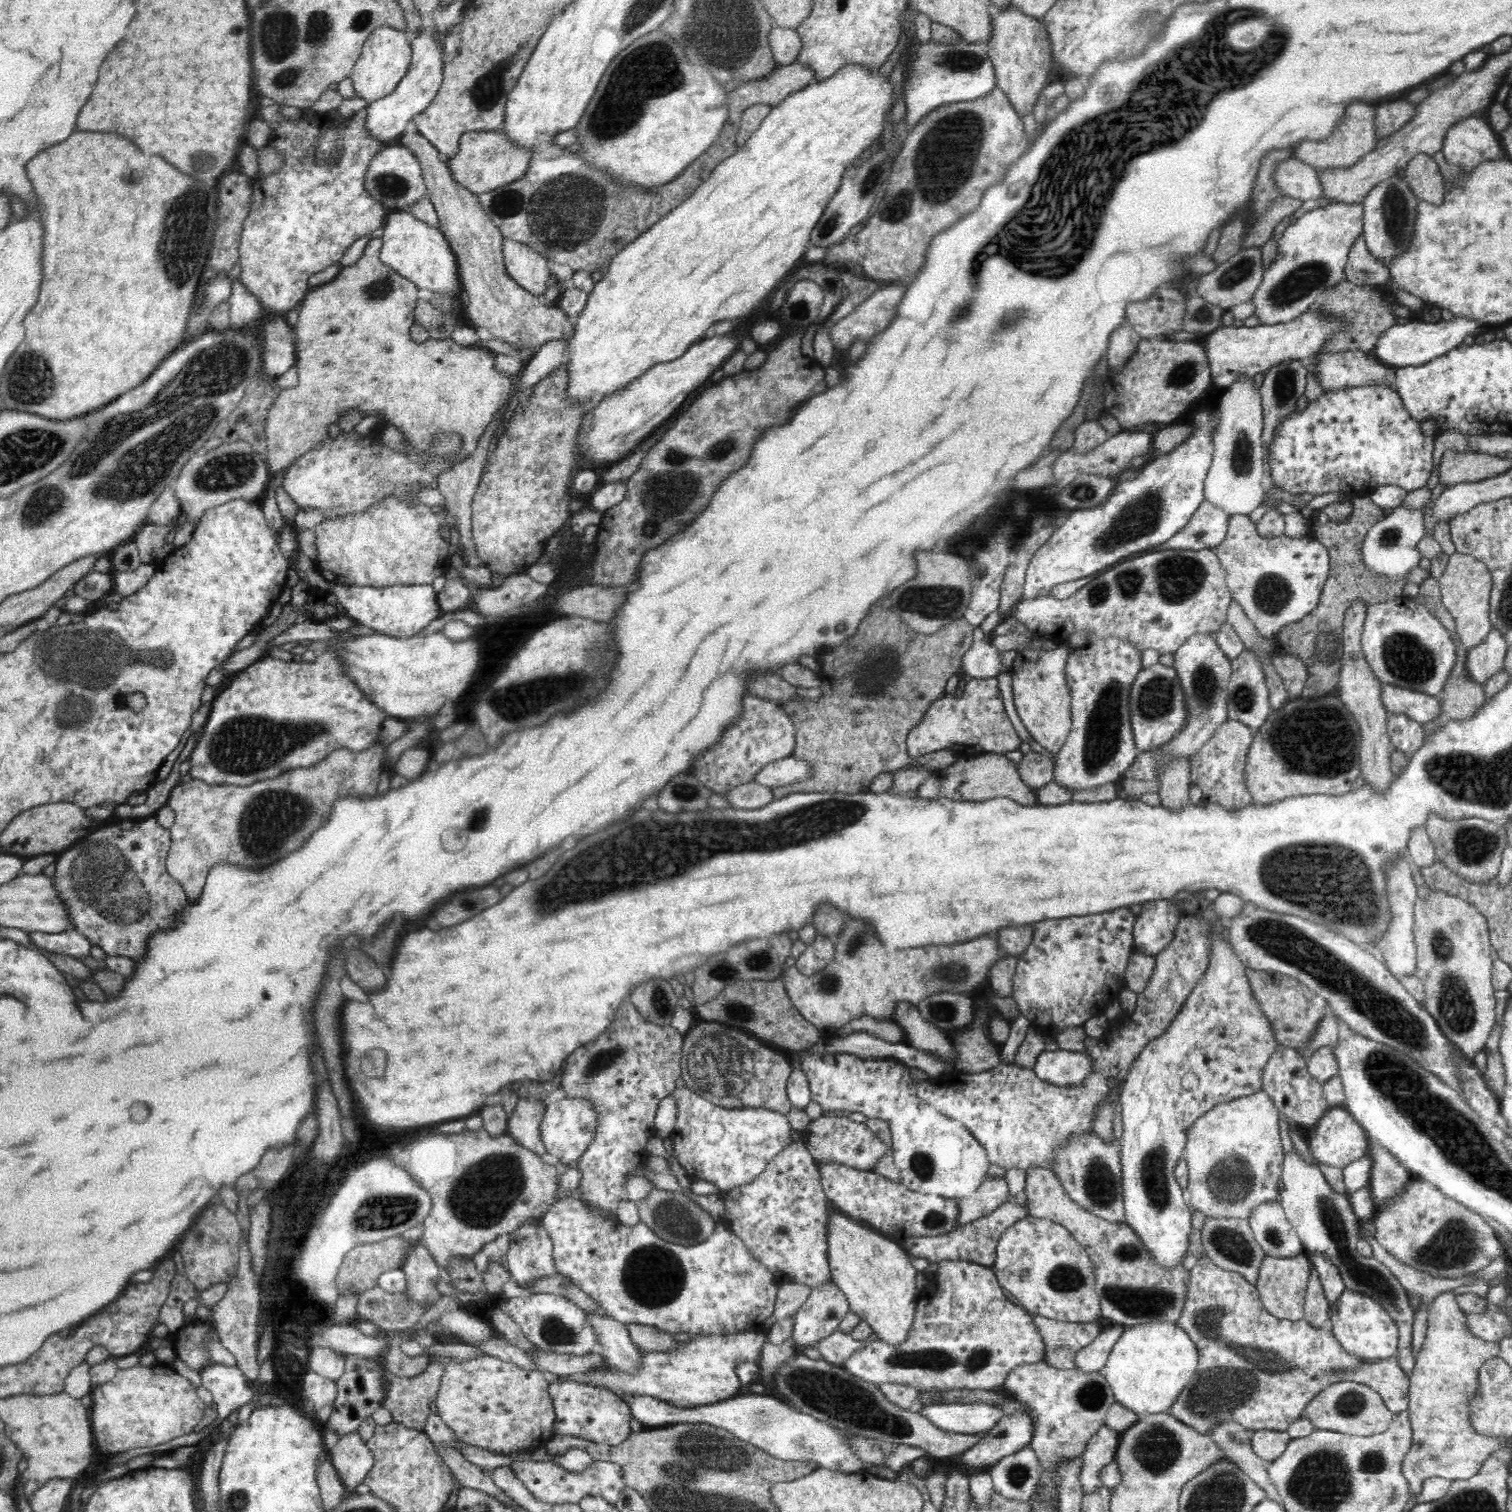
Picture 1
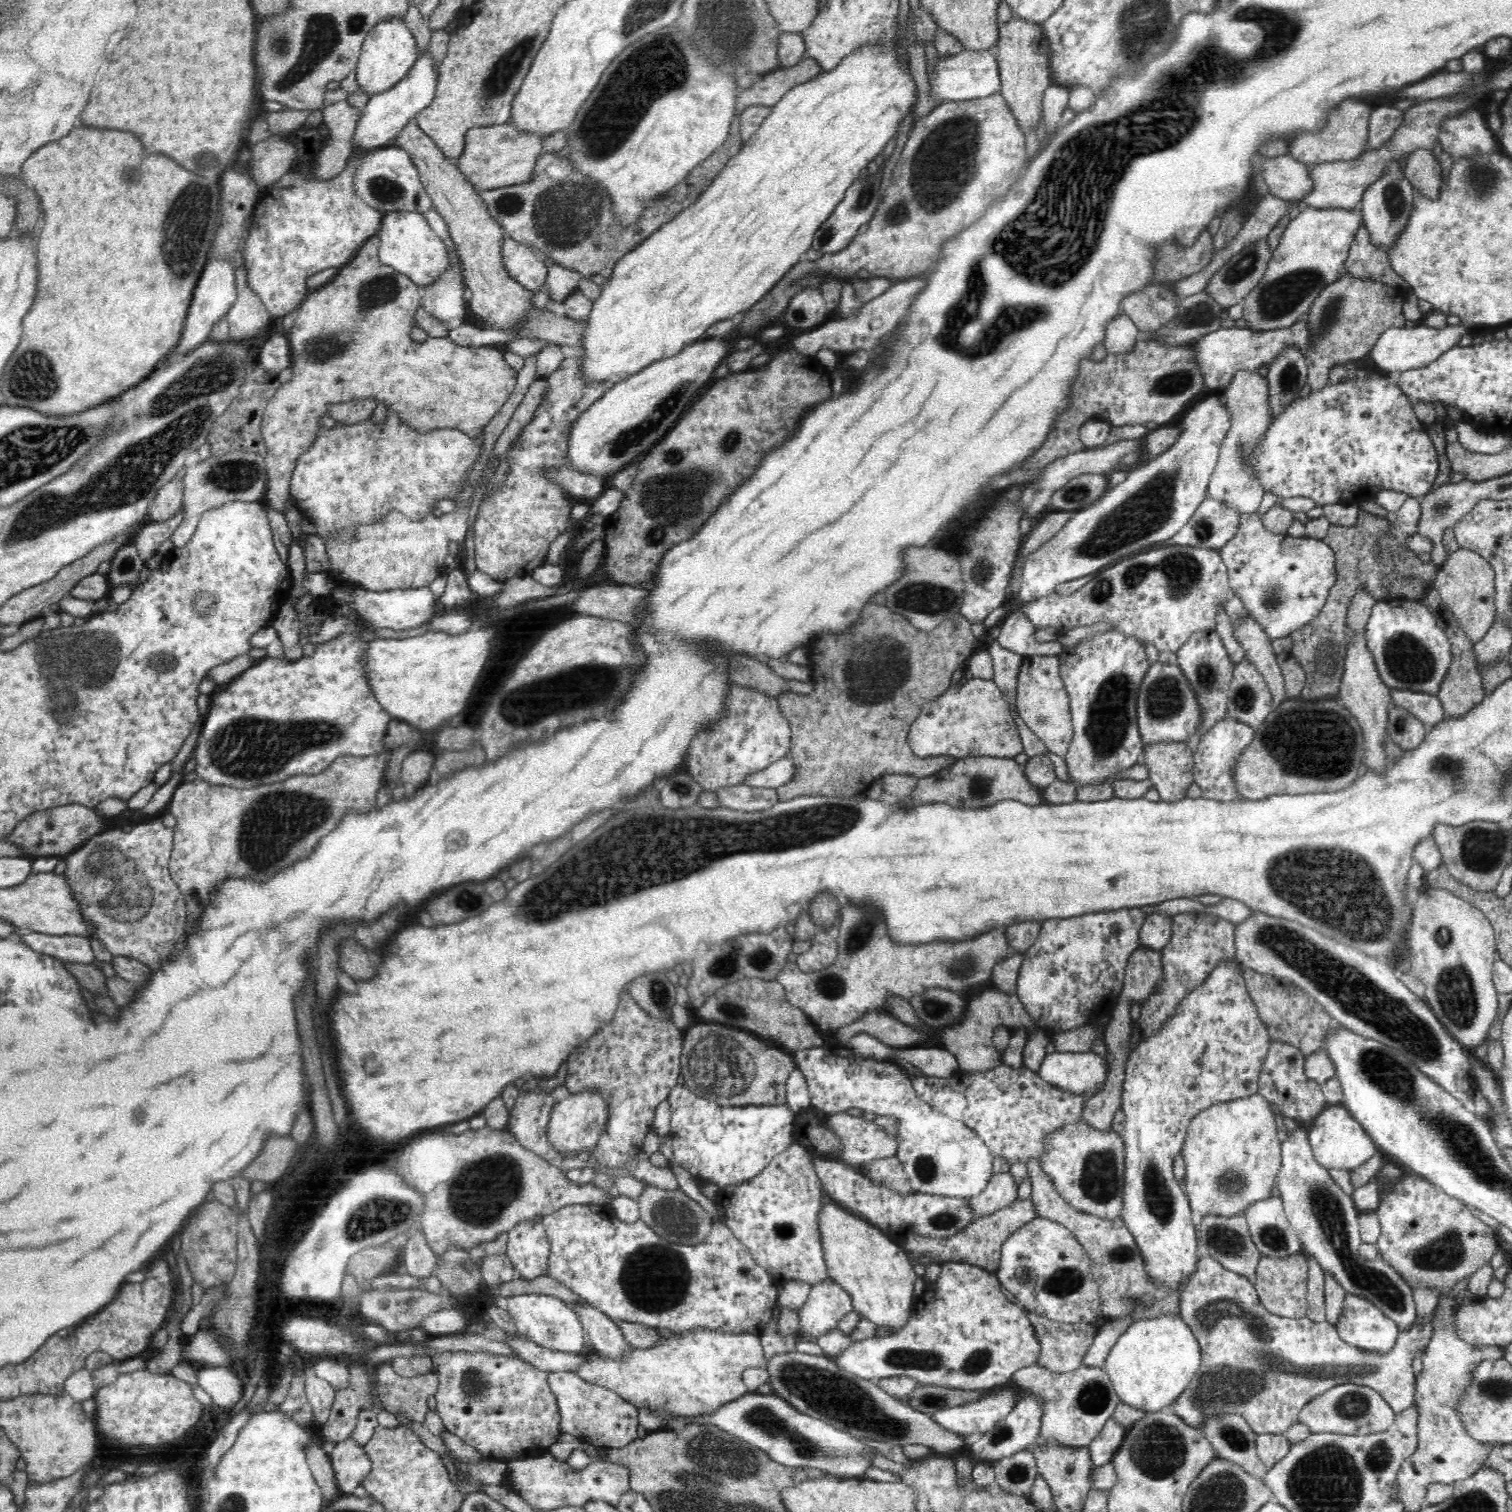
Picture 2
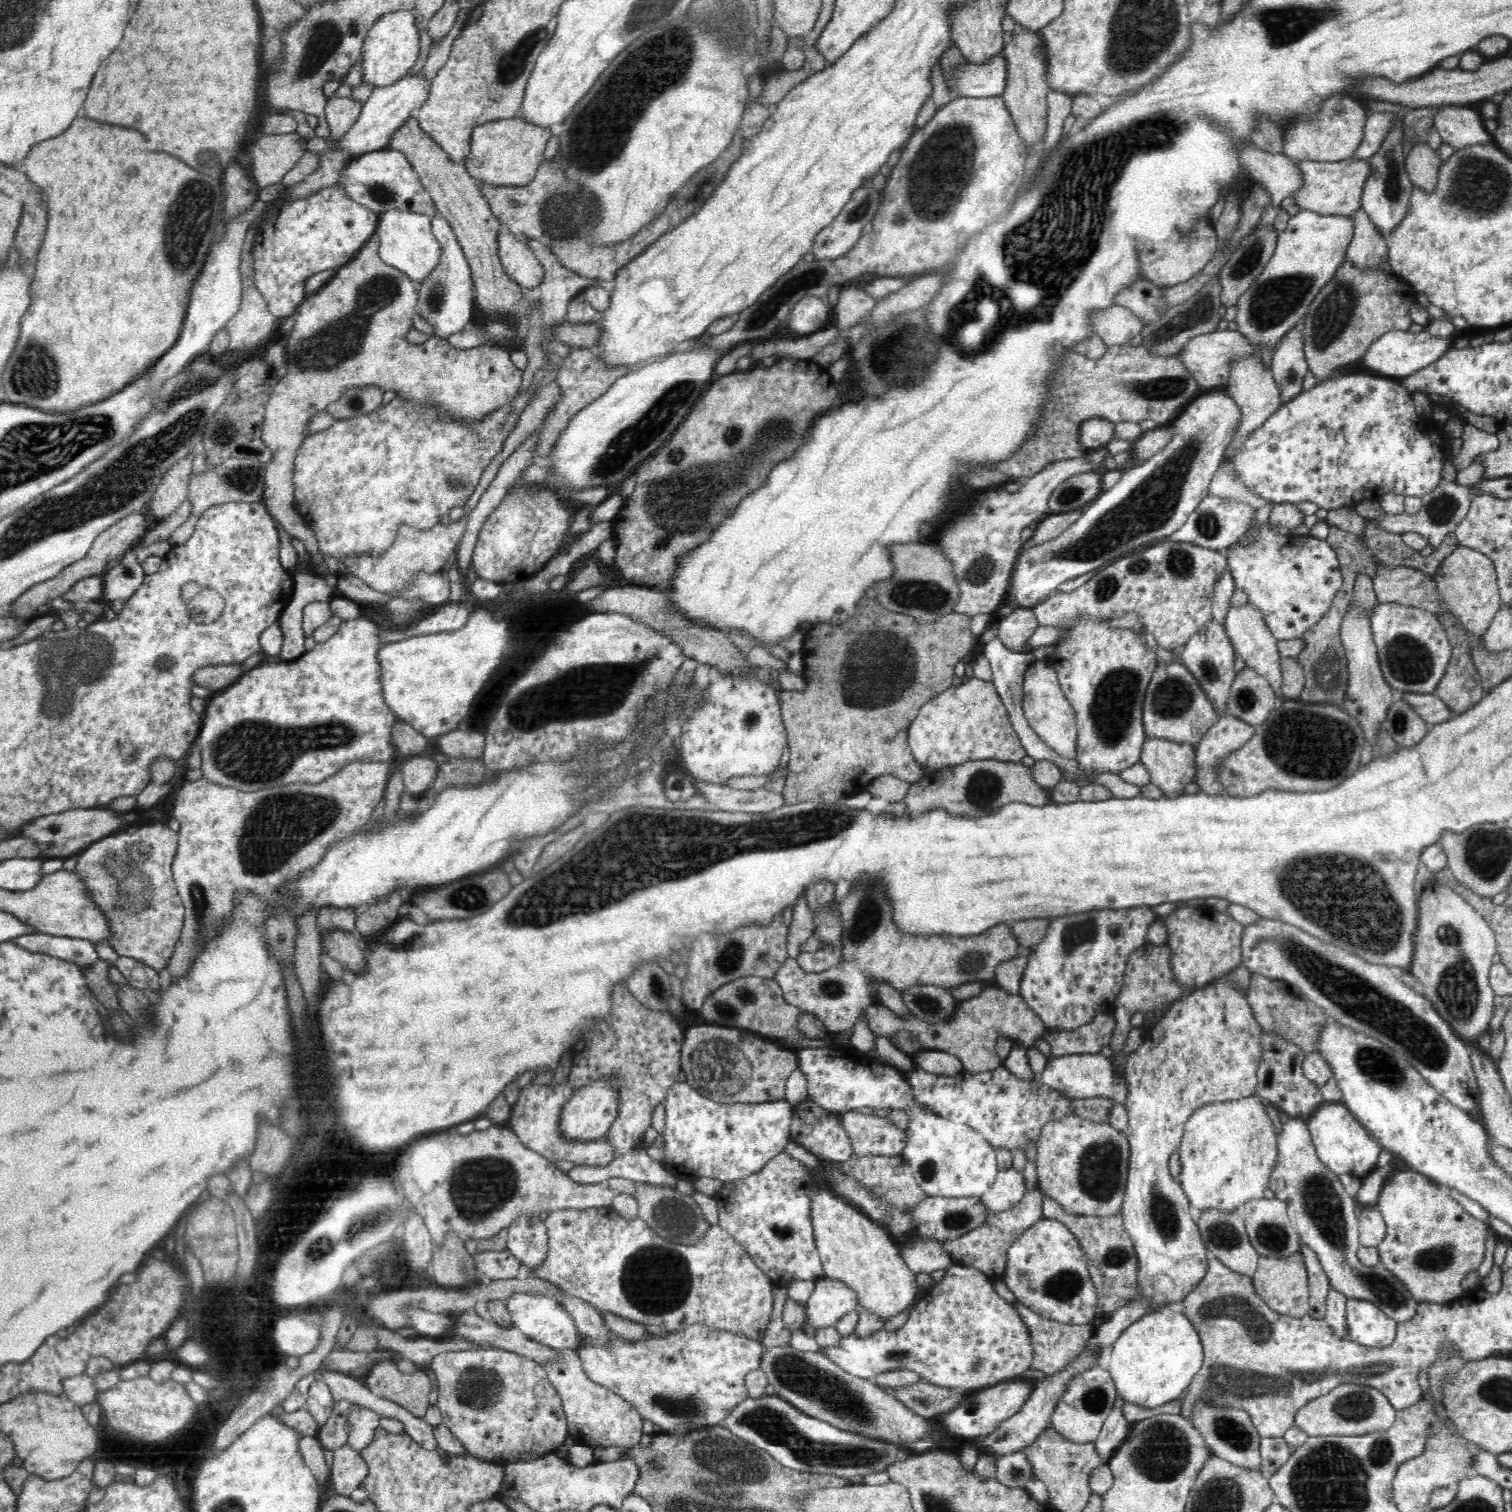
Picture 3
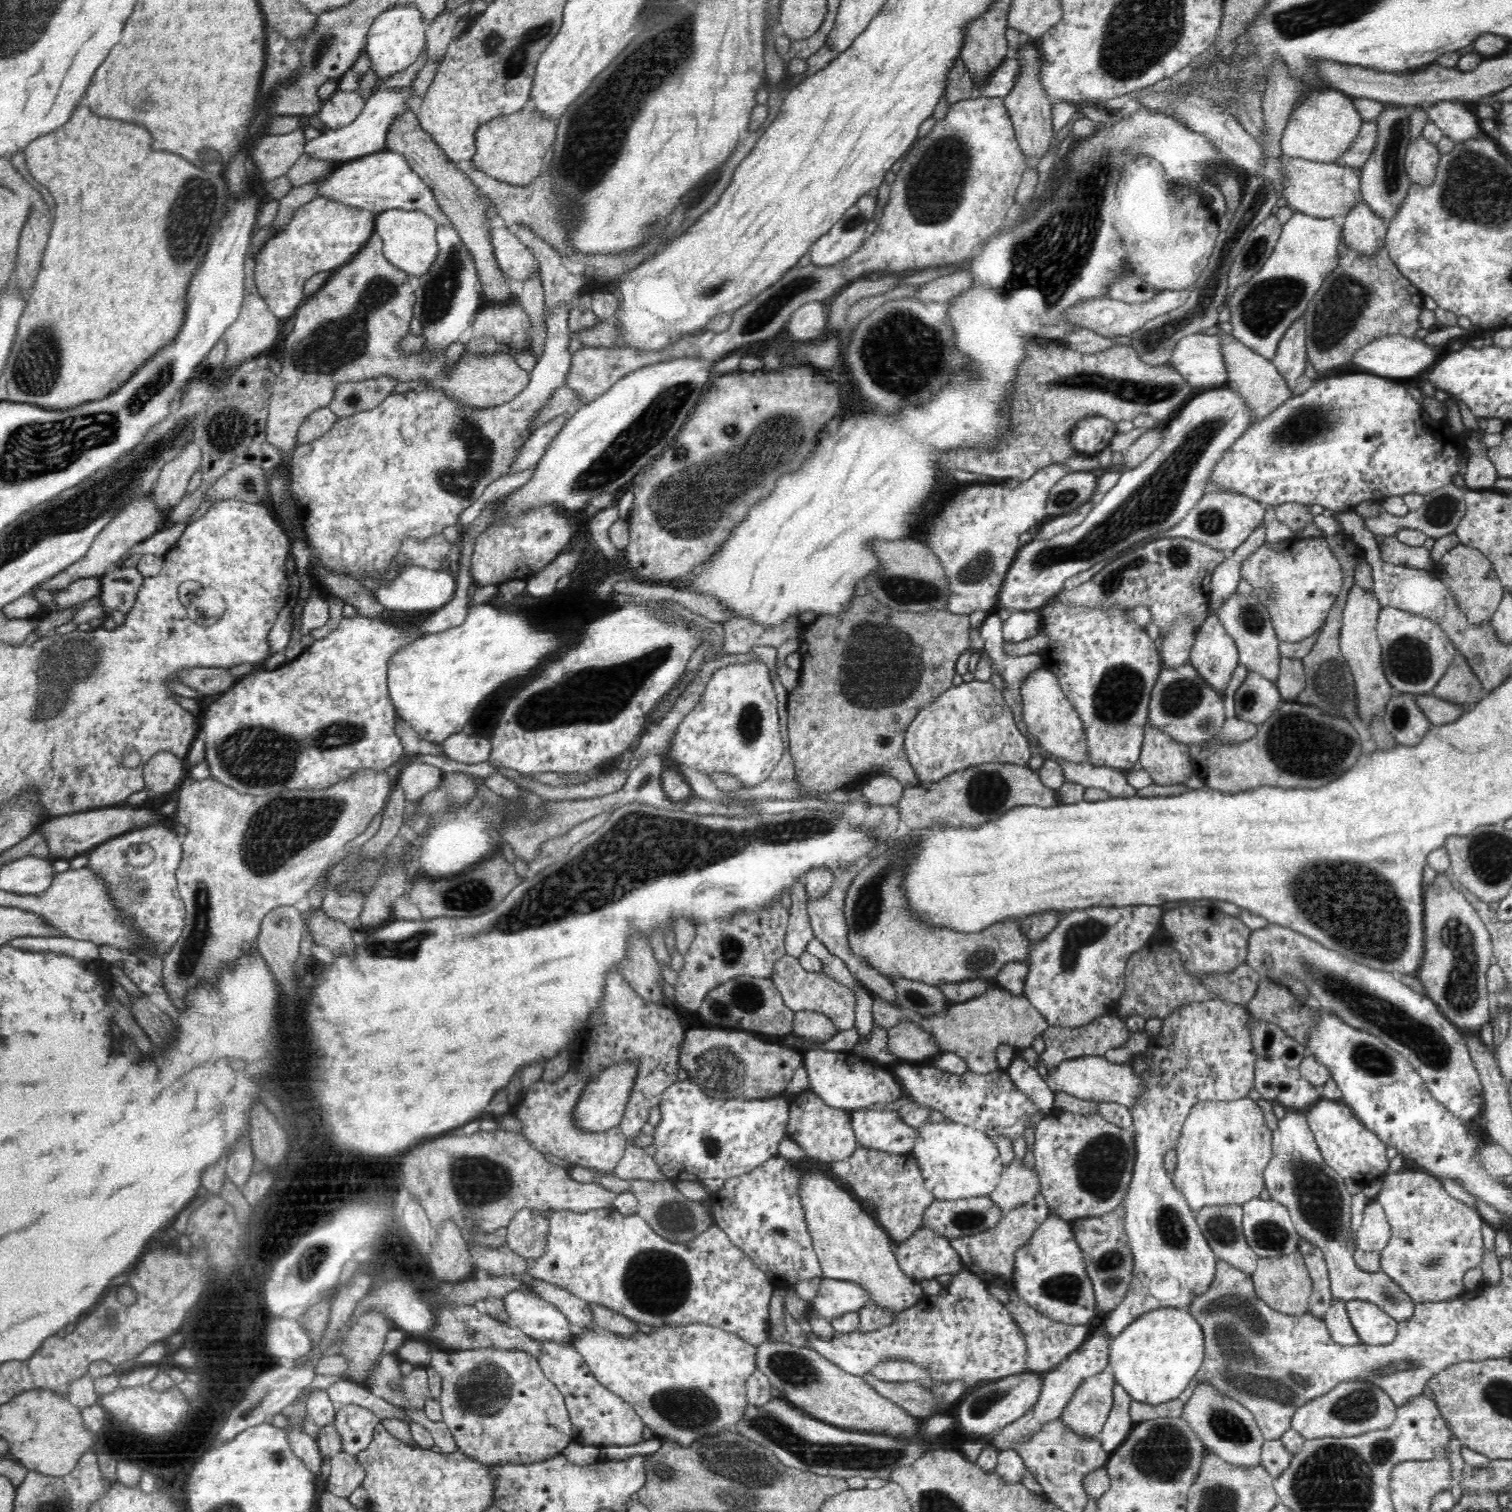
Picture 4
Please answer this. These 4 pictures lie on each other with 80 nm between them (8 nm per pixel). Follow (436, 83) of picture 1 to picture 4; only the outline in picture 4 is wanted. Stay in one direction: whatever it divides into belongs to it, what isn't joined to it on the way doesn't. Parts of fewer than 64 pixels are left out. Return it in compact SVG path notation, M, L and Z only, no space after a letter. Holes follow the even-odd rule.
M410 87L403 89L378 89L373 91L371 97L365 100L364 108L354 119L352 124L342 126L338 130L329 130L317 138L305 142L304 156L318 158L330 162L344 164L350 160L363 157L378 151L385 150L388 130L394 122L394 118L408 110L408 102L412 100Z

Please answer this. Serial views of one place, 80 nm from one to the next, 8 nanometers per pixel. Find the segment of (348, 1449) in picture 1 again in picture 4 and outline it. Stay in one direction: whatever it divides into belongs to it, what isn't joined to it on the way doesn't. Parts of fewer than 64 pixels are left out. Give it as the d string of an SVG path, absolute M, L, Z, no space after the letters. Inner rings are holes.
M342 1450L331 1456L331 1473L327 1479L327 1491L339 1498L348 1499L356 1488L362 1486L365 1476L366 1471L356 1455Z

